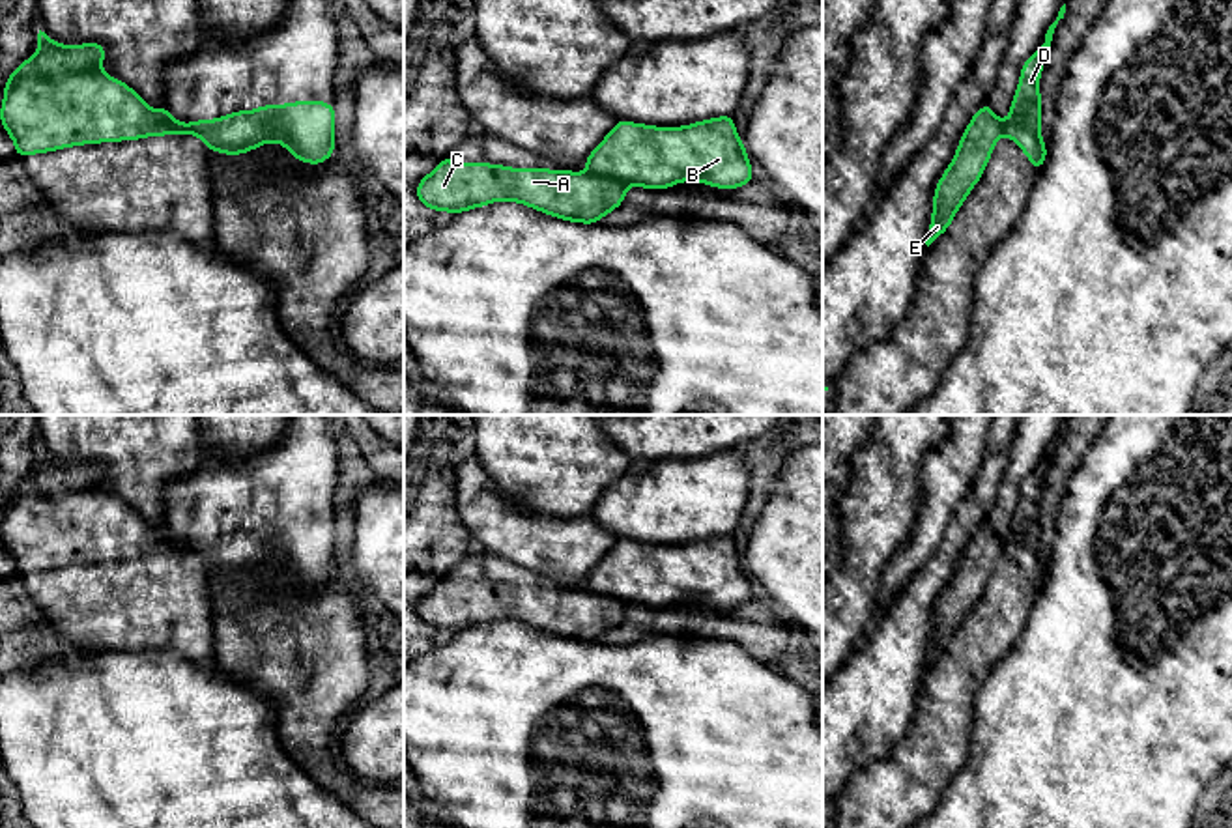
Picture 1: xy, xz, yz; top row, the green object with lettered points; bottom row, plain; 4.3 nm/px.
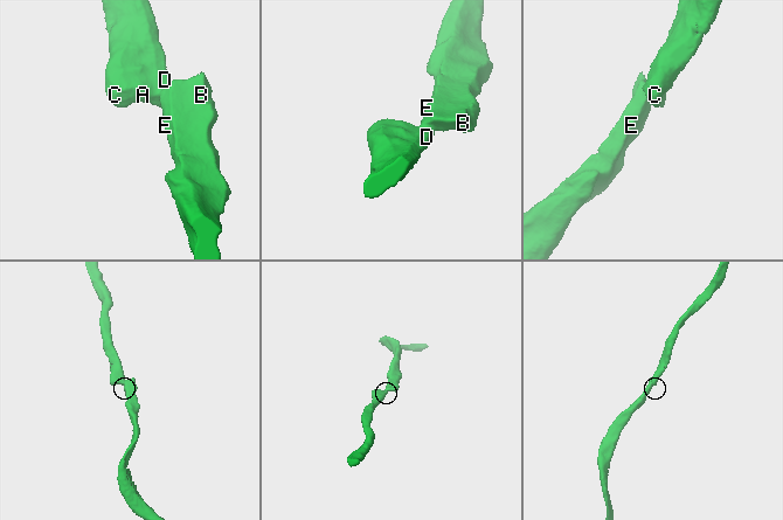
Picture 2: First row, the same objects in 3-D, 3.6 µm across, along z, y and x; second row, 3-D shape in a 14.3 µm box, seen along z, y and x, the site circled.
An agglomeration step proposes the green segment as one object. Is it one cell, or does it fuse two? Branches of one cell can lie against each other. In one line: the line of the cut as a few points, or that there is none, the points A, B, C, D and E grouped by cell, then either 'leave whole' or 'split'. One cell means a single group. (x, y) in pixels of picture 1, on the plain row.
xz (591, 591), (602, 597), (616, 597), (627, 606) | A C D / B E | split

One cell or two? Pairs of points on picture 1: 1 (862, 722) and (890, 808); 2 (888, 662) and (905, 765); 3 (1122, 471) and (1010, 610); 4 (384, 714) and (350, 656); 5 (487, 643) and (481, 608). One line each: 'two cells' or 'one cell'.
1: two cells
2: two cells
3: two cells
4: two cells
5: two cells

